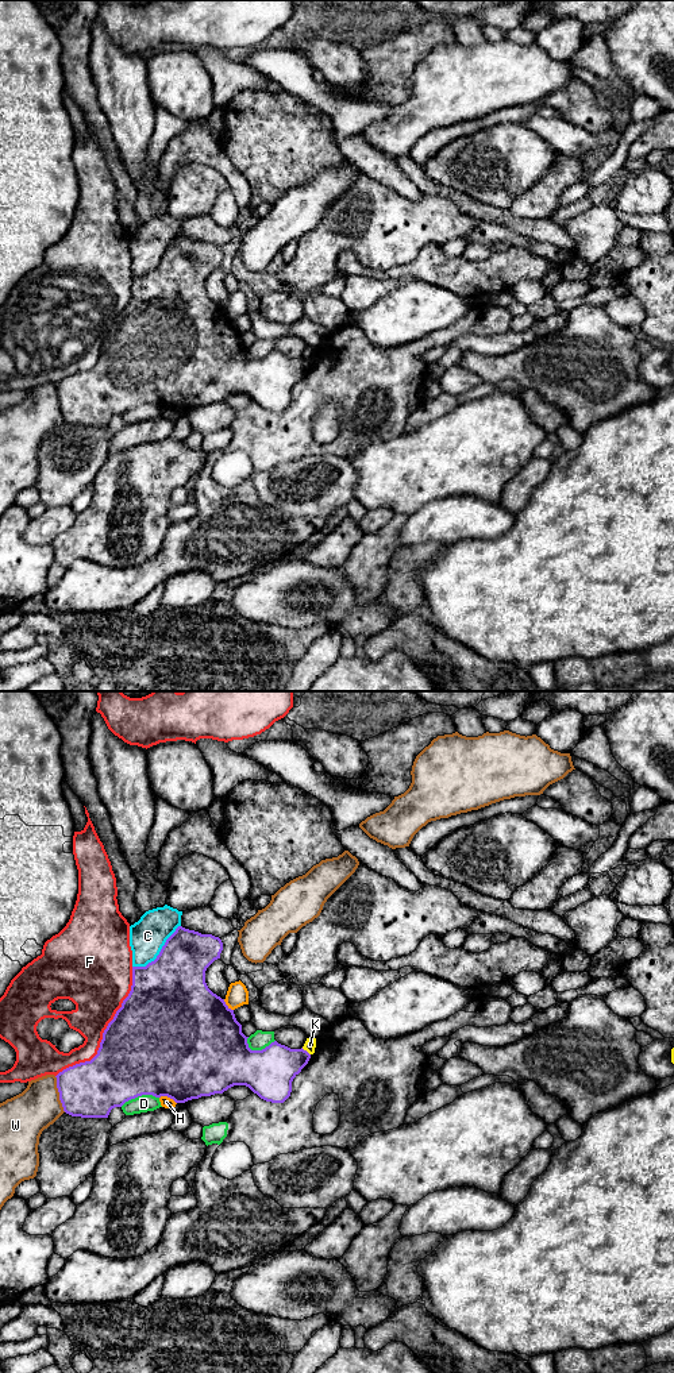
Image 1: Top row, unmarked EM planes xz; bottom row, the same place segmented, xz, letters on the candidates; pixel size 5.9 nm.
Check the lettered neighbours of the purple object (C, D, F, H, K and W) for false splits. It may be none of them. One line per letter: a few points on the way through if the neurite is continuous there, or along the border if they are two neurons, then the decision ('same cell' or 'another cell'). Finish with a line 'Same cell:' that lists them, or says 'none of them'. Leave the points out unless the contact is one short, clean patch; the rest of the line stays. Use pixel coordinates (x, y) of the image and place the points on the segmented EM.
C: another cell
D: another cell
F: another cell
H: another cell
K: along xz (301, 1048), (309, 1055) | another cell
W: another cell
Same cell: none of them

